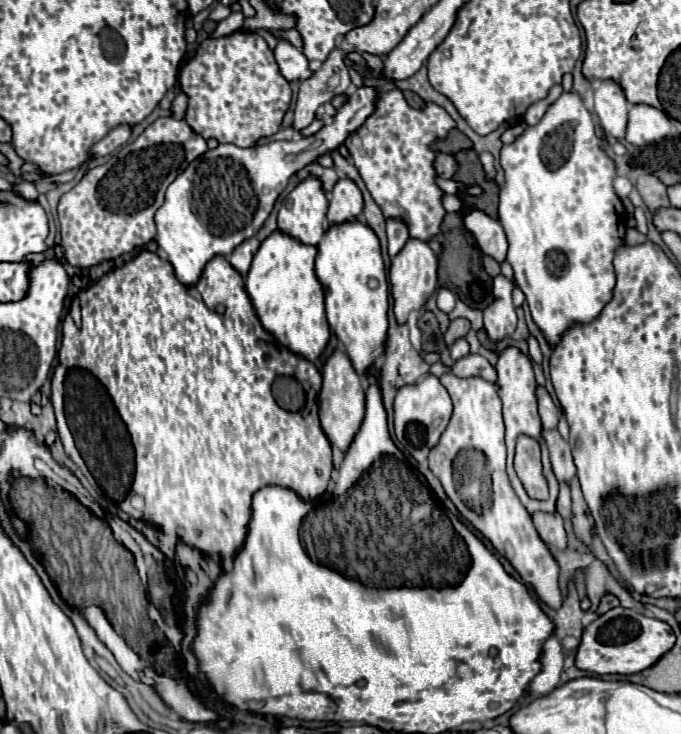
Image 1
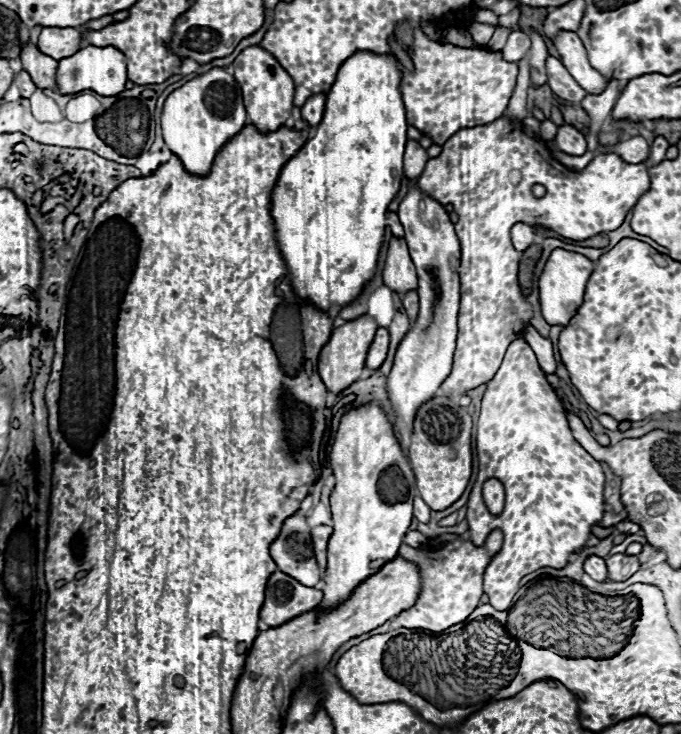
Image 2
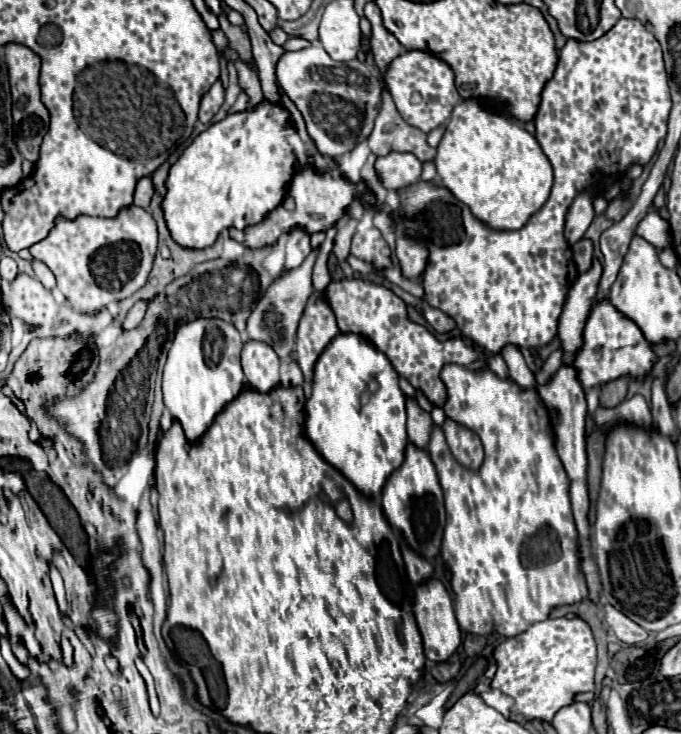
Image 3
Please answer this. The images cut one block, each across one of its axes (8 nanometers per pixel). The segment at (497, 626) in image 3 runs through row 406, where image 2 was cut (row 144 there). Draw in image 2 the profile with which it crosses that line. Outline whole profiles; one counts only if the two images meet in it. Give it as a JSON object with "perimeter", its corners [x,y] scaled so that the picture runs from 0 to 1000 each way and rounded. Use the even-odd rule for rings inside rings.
{"perimeter":[[[731,161],[731,163],[725,163],[725,166],[720,166],[720,169],[711,169],[711,172],[678,174],[678,177],[673,177],[667,185],[661,185],[661,188],[649,196],[646,213],[631,215],[631,218],[626,221],[626,229],[623,229],[623,234],[617,237],[617,243],[614,243],[614,253],[617,253],[623,262],[628,262],[631,267],[637,267],[643,275],[649,275],[649,278],[664,278],[667,286],[673,289],[673,302],[668,305],[668,315],[670,319],[673,319],[673,324],[675,324],[675,332],[678,332],[678,351],[675,351],[678,360],[675,360],[675,368],[673,368],[673,371],[675,371],[675,387],[678,387],[678,395],[675,395],[675,398],[678,398],[678,406],[675,406],[675,428],[673,428],[673,466],[670,466],[664,507],[661,507],[661,512],[652,518],[652,523],[646,526],[646,531],[652,534],[649,540],[661,542],[661,540],[678,540],[678,537],[684,537],[687,531],[702,529],[702,526],[720,520],[720,518],[725,515],[725,507],[728,507],[728,504],[734,501],[734,496],[737,496],[737,488],[740,488],[740,482],[743,482],[743,474],[749,471],[749,466],[755,466],[755,463],[761,463],[761,460],[769,460],[767,455],[769,455],[772,444],[778,444],[778,436],[781,436],[781,431],[784,431],[781,417],[775,414],[775,409],[772,409],[772,403],[767,401],[764,387],[761,387],[761,365],[767,345],[758,342],[752,334],[749,311],[752,311],[758,302],[767,302],[767,300],[808,300],[808,311],[811,311],[814,316],[828,319],[831,311],[834,311],[840,327],[860,327],[860,324],[875,322],[875,319],[881,319],[881,316],[905,313],[905,311],[916,302],[919,292],[934,281],[934,275],[940,272],[940,267],[954,259],[954,240],[952,240],[952,229],[949,229],[946,223],[919,223],[907,210],[878,210],[858,232],[837,232],[837,229],[825,226],[822,221],[814,221],[814,215],[811,215],[811,210],[808,210],[808,204],[805,204],[805,199],[802,199],[802,193],[796,193],[796,191],[790,191],[790,188],[784,188],[784,185],[775,185],[775,183],[769,180],[769,174],[767,174],[767,166],[749,163],[749,161]],[[761,169],[764,169],[764,172],[761,172]],[[784,193],[787,193],[787,196],[784,196]],[[646,221],[652,221],[652,226],[658,226],[658,229],[646,229]],[[784,251],[796,251],[796,253],[800,255],[802,264],[799,270],[784,270],[784,267],[781,267],[781,259],[778,259],[778,256],[781,256]],[[811,253],[819,253],[819,256],[811,256]],[[811,259],[822,259],[819,264],[825,264],[825,267],[811,270]]]}

